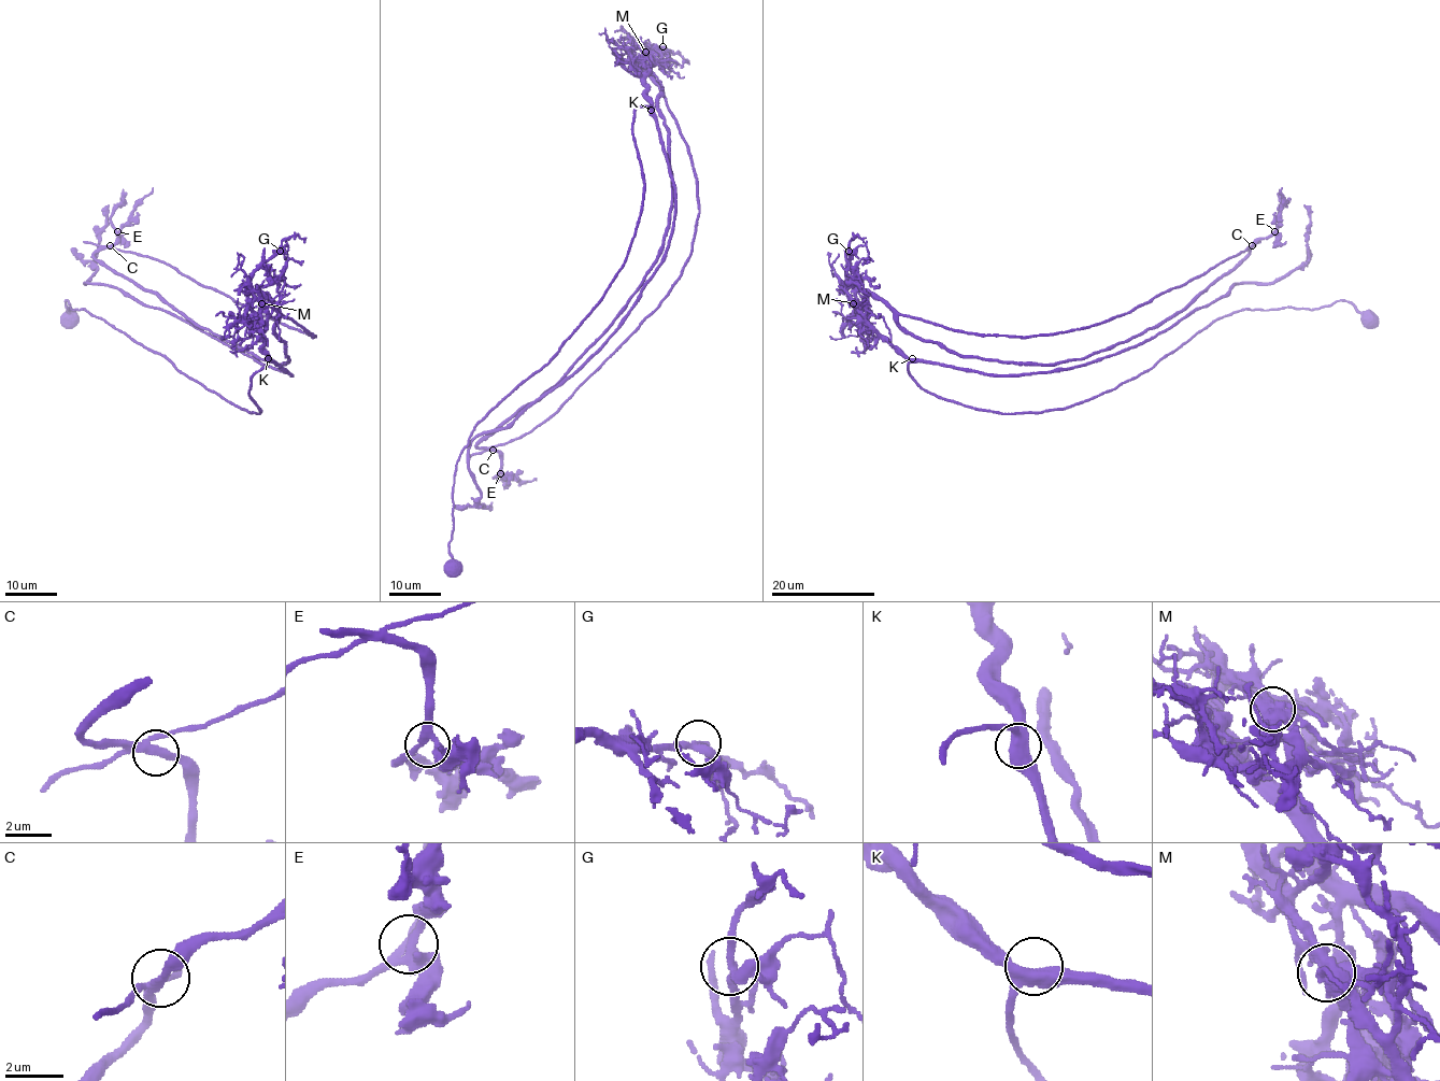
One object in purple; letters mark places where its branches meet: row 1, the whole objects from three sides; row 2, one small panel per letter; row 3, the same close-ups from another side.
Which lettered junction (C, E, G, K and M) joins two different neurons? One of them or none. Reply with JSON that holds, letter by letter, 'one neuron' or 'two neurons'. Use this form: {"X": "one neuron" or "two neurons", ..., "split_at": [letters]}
{"C": "one neuron", "E": "one neuron", "G": "one neuron", "K": "one neuron", "M": "two neurons", "split_at": ["M"]}

